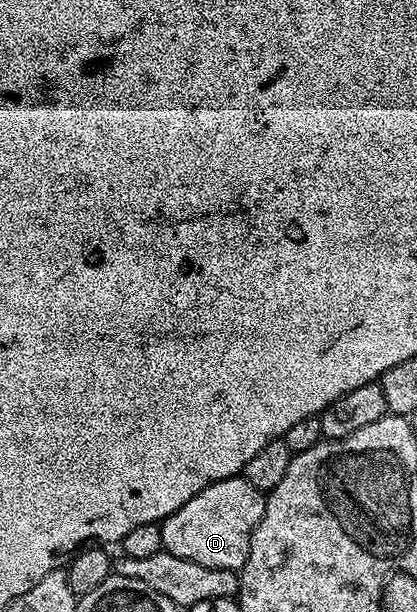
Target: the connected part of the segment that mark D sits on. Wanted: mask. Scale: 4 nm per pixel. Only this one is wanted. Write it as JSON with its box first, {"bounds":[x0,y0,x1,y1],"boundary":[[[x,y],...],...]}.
{"bounds":[160,475,265,570],"boundary":[[[243,475],[231,476],[206,486],[206,490],[194,494],[194,498],[186,502],[186,506],[174,510],[174,514],[167,516],[160,524],[163,551],[174,554],[174,558],[186,558],[186,562],[198,562],[198,566],[233,570],[243,568],[250,554],[250,538],[264,513],[265,499],[265,493],[258,491]]]}

